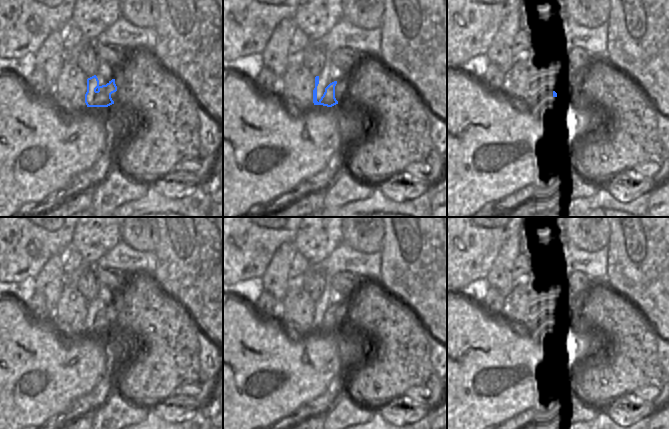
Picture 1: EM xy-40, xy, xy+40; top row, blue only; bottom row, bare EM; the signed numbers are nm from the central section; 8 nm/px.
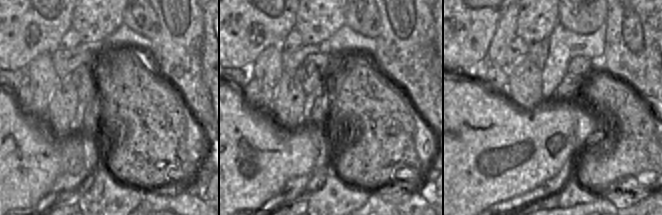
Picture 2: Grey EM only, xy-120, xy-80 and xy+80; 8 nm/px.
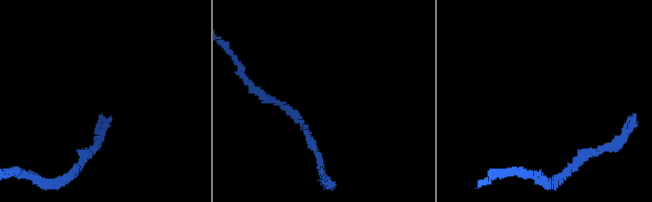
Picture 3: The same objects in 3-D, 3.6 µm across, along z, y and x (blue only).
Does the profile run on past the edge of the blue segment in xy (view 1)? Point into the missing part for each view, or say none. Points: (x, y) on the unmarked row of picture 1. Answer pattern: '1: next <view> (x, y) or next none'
1: next xy (341, 312)

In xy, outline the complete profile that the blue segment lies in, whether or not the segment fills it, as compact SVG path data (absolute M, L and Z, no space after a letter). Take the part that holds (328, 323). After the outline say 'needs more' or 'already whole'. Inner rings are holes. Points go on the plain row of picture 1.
M345 297L343 302L330 307L326 312L323 320L317 324L317 310L319 308L319 300L315 301L315 312L313 314L313 327L314 329L323 329L332 331L338 328L345 320L350 310L350 304L352 302L351 297Z; needs more

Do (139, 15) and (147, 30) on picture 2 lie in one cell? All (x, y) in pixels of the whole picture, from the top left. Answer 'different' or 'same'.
same

